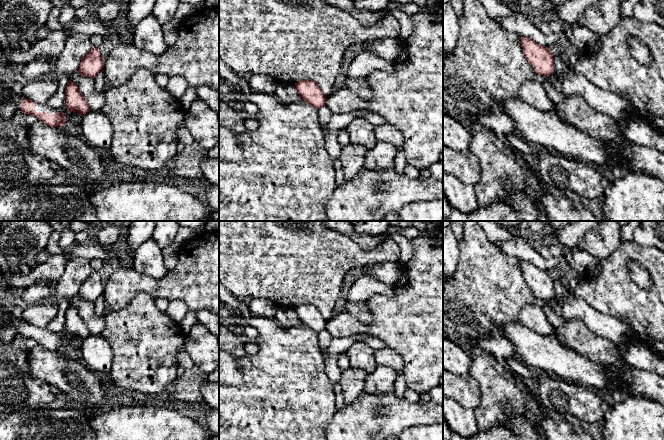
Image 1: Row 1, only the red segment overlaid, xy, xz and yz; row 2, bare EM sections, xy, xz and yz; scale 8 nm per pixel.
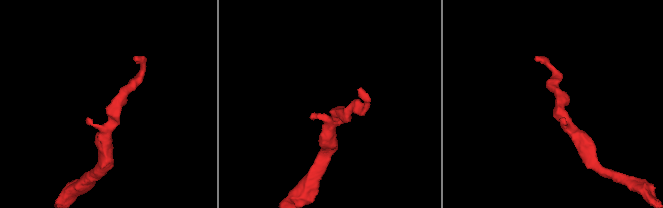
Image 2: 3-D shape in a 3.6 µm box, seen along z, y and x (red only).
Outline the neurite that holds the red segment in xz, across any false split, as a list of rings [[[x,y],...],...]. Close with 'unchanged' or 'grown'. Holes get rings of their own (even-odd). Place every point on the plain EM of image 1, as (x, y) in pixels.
[[[306,303],[296,306],[294,309],[302,324],[317,333],[326,329],[327,322],[316,306]]] | unchanged

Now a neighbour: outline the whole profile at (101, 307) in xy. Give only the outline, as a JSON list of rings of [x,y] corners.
[[[103,294],[94,301],[94,304],[95,304],[95,312],[98,315],[106,313],[108,307]]]

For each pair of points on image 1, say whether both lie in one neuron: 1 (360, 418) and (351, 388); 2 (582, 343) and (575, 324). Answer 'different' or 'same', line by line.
1: different
2: same

